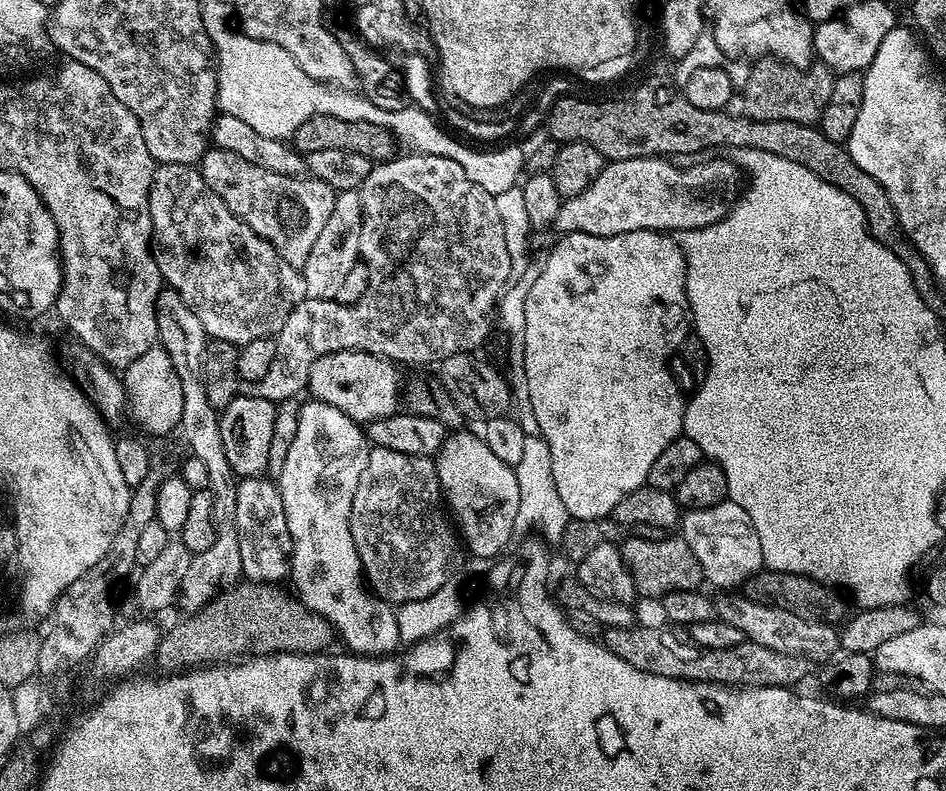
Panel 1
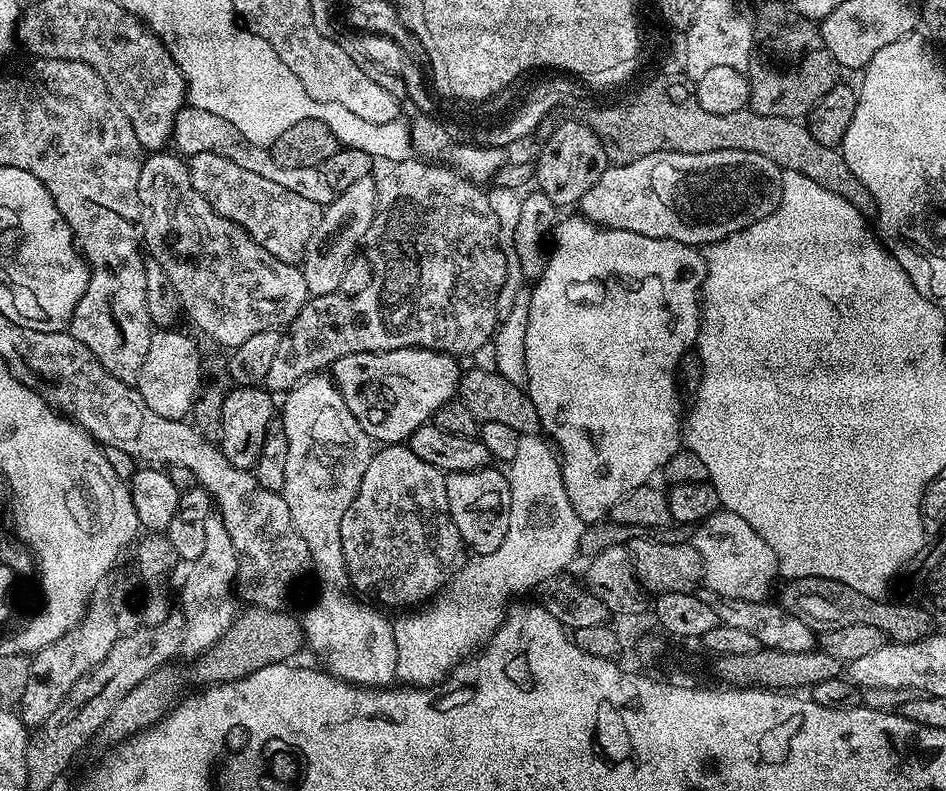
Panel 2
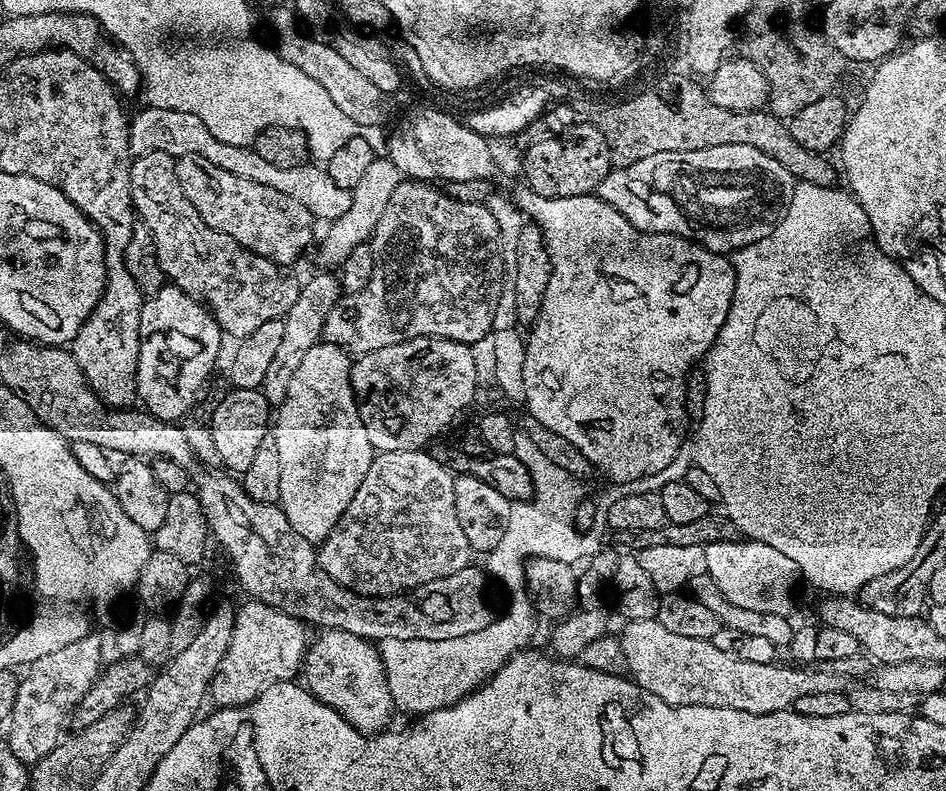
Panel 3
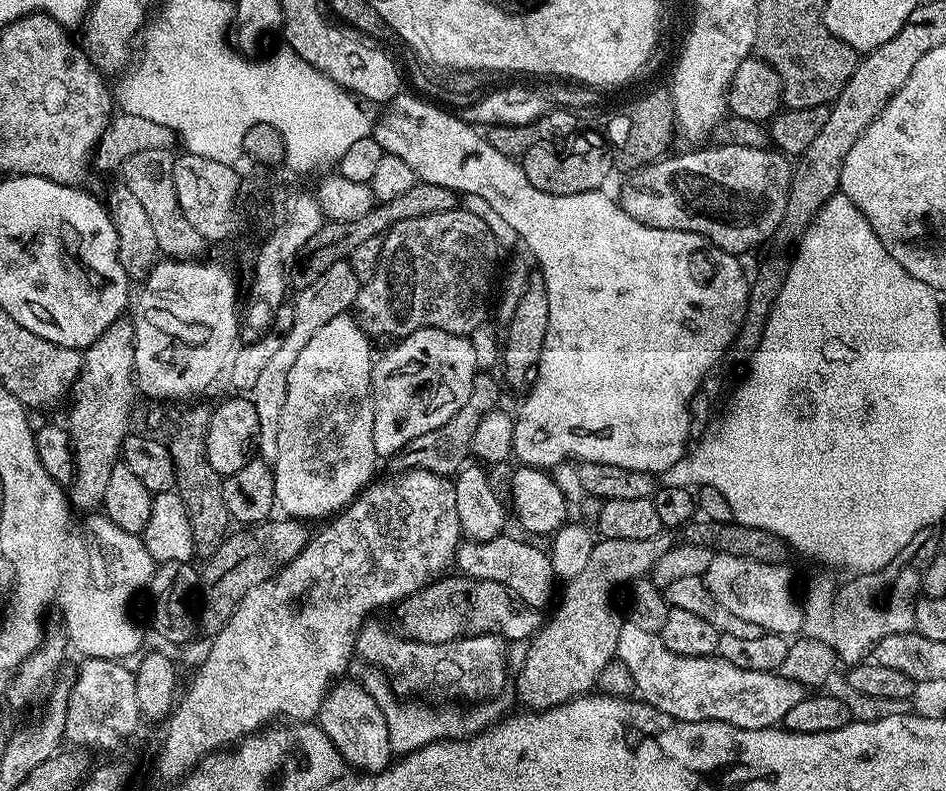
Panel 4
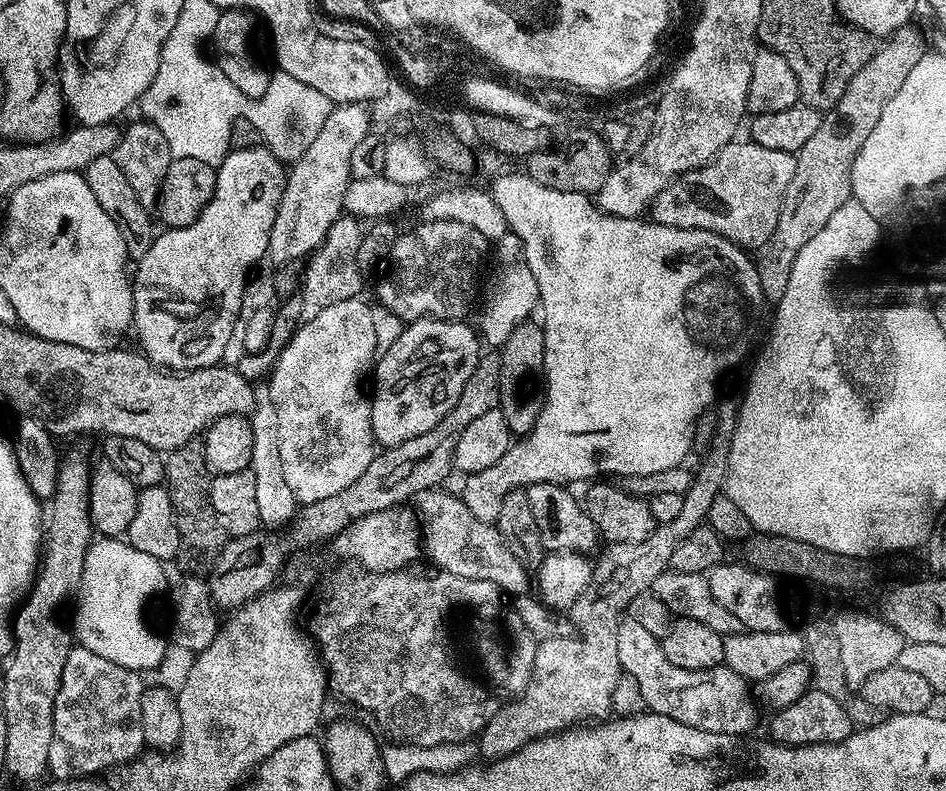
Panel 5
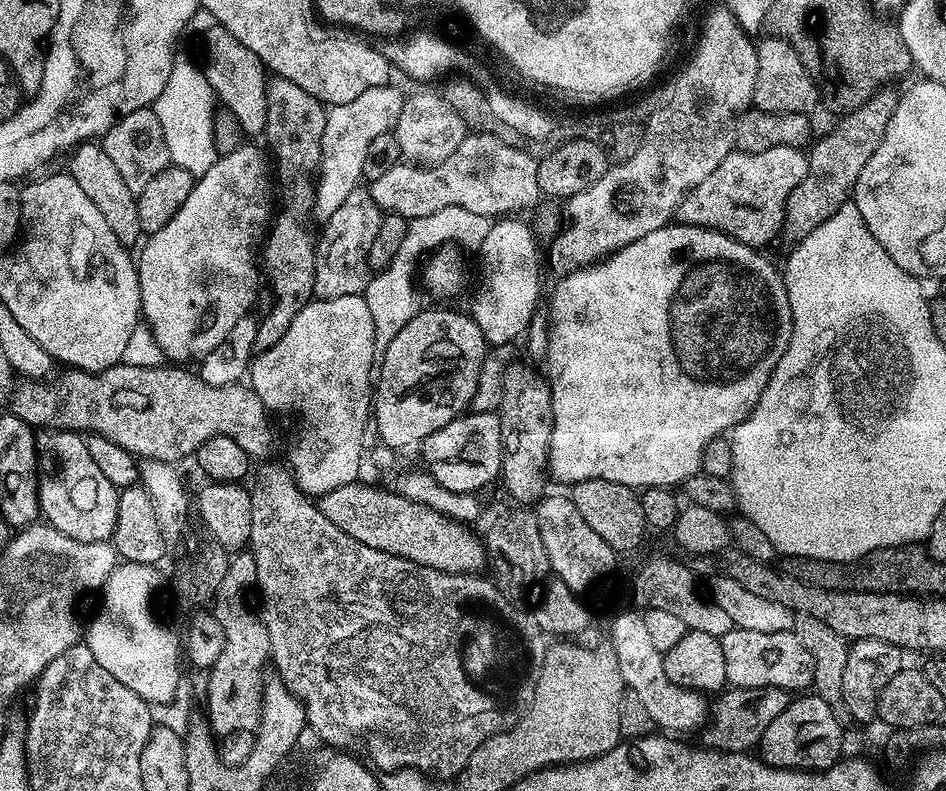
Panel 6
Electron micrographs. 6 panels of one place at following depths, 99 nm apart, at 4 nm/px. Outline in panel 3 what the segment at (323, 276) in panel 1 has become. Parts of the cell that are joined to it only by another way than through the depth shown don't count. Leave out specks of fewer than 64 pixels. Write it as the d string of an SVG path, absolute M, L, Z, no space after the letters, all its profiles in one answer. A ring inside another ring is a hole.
M377 158L370 162L370 167L366 174L358 181L358 186L350 189L352 198L350 200L350 210L342 214L342 218L331 221L327 225L328 236L324 236L315 245L316 256L320 259L319 267L324 270L339 270L344 265L346 258L350 258L350 253L360 244L367 244L372 239L373 232L376 231L378 222L382 218L382 210L386 210L386 202L390 202L390 194L398 190L402 179L402 174L398 166L387 158Z

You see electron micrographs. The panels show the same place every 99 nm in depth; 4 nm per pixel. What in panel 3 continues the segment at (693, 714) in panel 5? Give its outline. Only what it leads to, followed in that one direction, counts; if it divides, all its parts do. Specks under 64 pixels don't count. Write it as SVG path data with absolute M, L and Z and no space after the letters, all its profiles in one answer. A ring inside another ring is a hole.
M629 620L623 626L624 633L620 632L618 637L629 662L627 675L635 680L638 686L650 690L650 694L658 694L662 702L670 702L674 706L722 706L726 710L746 710L746 714L770 714L789 711L792 704L798 702L798 698L823 694L830 690L847 692L850 687L849 677L828 673L816 666L742 662L723 650L718 650L712 640L679 636L666 630L666 626L662 626L662 622L657 620Z

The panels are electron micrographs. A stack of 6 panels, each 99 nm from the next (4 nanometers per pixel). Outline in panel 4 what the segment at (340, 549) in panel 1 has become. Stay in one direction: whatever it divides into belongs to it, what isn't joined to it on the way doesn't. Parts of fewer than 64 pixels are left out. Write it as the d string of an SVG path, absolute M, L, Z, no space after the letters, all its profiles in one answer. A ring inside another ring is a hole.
M345 314L338 318L330 318L326 326L322 326L306 342L302 354L298 354L294 366L290 370L290 378L286 382L286 402L282 405L282 423L278 429L278 458L274 461L274 494L279 511L285 517L303 521L313 522L312 520L323 521L325 518L335 517L344 511L369 484L373 483L376 472L376 463L378 457L374 450L374 410L372 409L372 365L374 355L372 356L372 344L367 332L356 323L351 315ZM333 683L324 695L318 726L334 742L347 764L369 774L382 772L394 760L394 749L388 733L388 716L362 685L340 683Z

